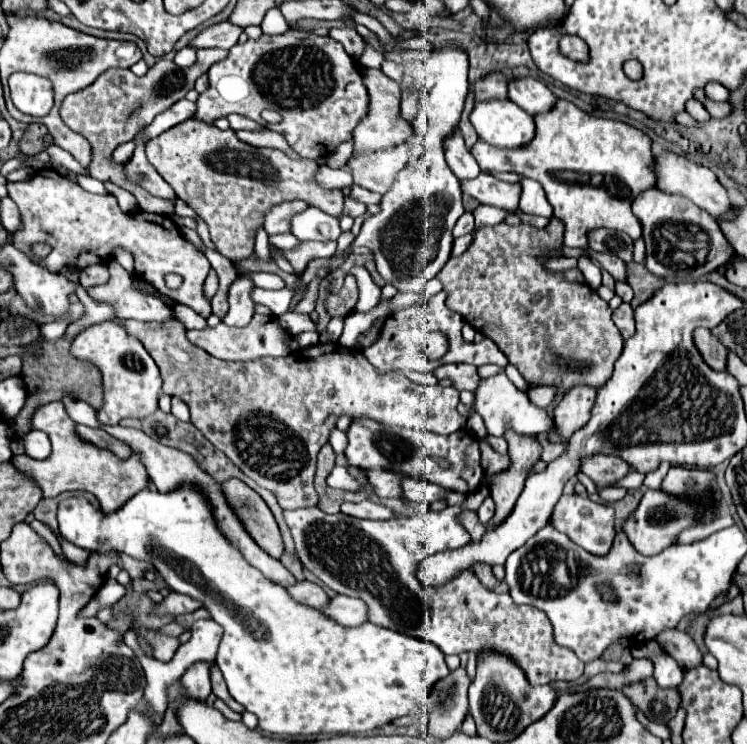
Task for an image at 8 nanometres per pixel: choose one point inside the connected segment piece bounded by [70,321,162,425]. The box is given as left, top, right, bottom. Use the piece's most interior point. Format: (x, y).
(132, 382)

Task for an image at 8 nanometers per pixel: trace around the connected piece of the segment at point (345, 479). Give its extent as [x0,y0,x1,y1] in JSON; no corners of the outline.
[328,465,354,491]

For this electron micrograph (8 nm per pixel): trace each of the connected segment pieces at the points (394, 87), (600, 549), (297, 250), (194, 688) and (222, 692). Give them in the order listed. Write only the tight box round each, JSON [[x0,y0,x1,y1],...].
[[354,69,414,153],[552,495,616,557],[278,241,336,271],[182,661,214,701],[212,665,244,713]]

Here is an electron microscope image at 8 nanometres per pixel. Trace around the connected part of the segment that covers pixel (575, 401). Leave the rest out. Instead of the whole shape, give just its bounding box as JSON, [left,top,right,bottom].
[554,387,596,439]

